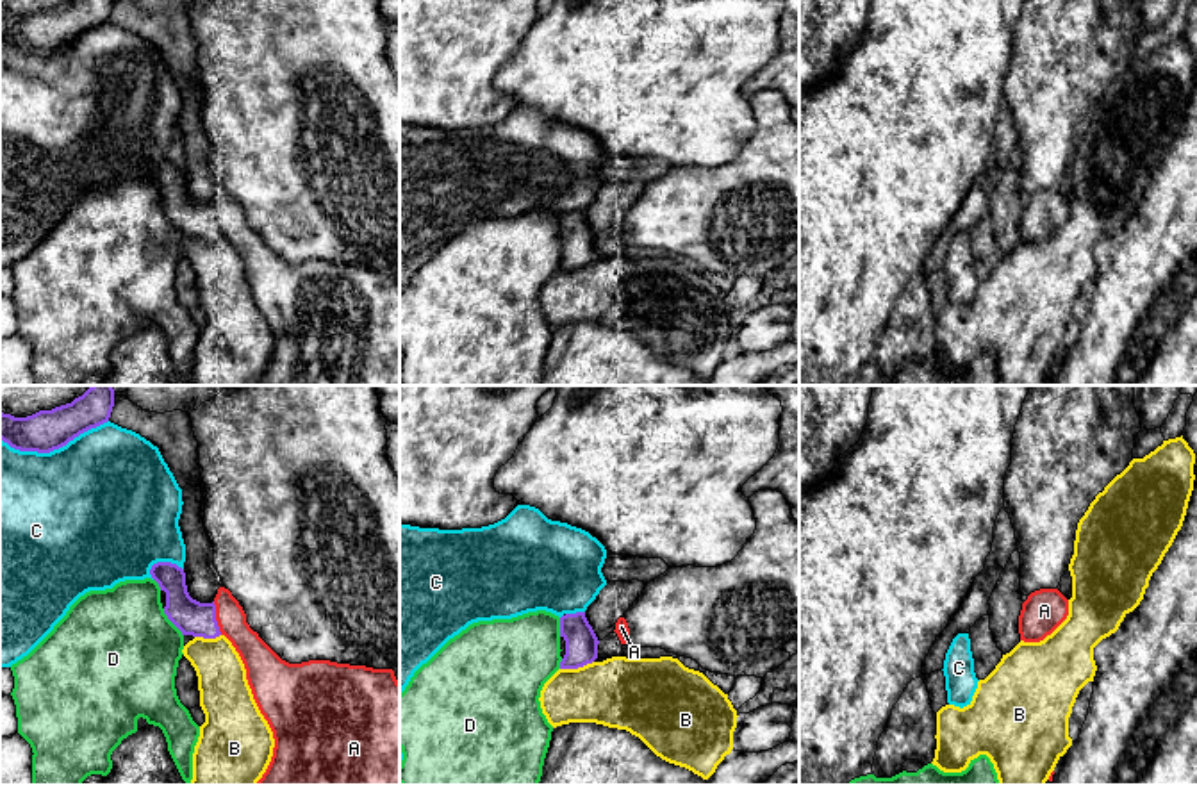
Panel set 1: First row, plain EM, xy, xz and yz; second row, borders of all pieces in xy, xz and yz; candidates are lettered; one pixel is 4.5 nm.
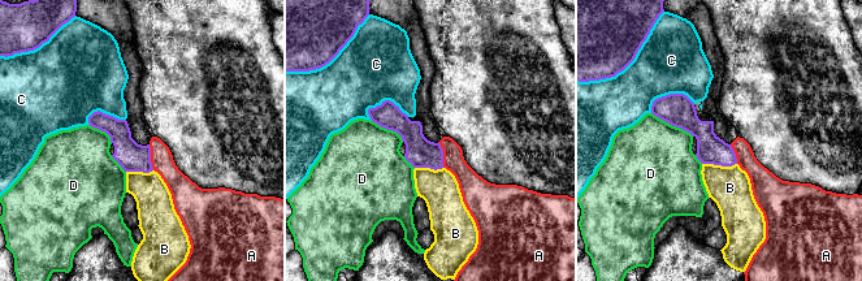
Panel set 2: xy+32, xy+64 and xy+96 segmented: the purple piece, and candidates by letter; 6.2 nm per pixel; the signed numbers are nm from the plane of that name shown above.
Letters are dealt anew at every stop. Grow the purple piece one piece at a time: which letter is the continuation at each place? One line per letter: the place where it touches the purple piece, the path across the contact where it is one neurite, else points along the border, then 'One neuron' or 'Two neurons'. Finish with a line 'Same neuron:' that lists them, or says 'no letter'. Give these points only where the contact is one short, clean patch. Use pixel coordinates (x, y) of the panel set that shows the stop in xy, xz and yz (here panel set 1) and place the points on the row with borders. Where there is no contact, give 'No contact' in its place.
A: Touches purple at xy (214, 618). One neuron
B: Touches purple at xz (577, 668). Two neurons
C: Touches purple at xy (54, 448). Two neurons
D: Touches purple at xy (172, 621). Two neurons
Same neuron: A

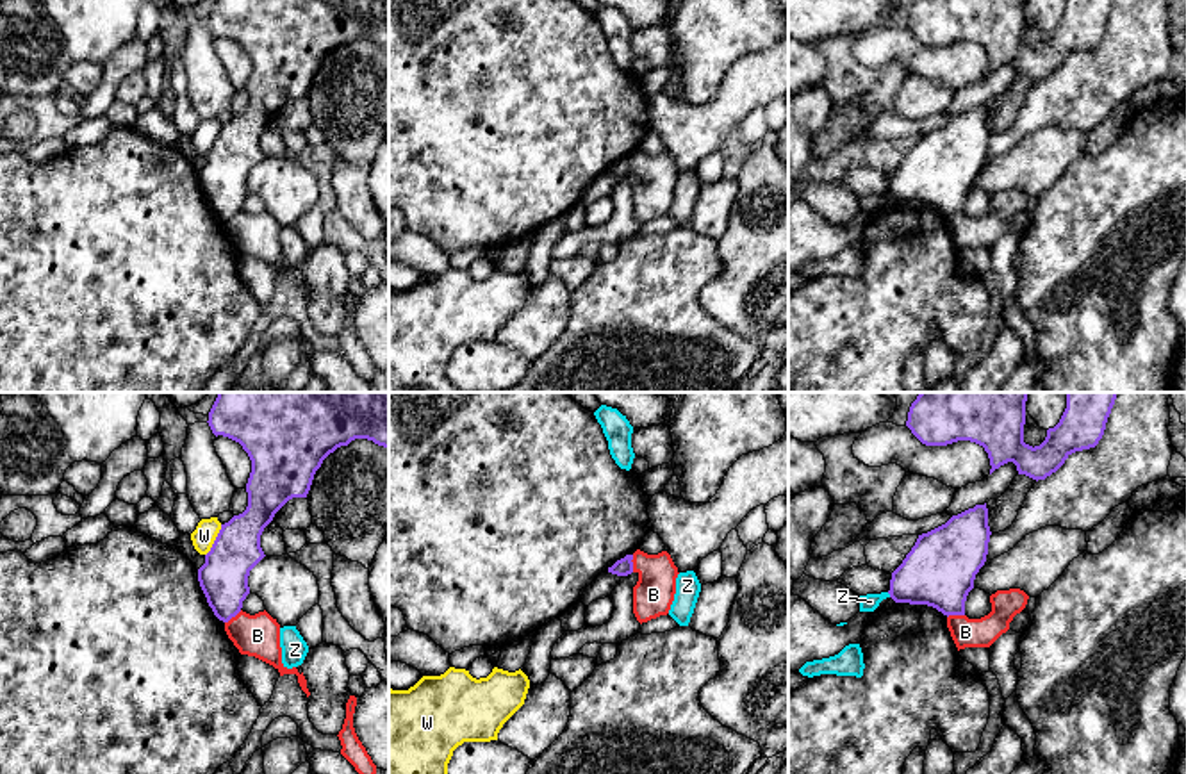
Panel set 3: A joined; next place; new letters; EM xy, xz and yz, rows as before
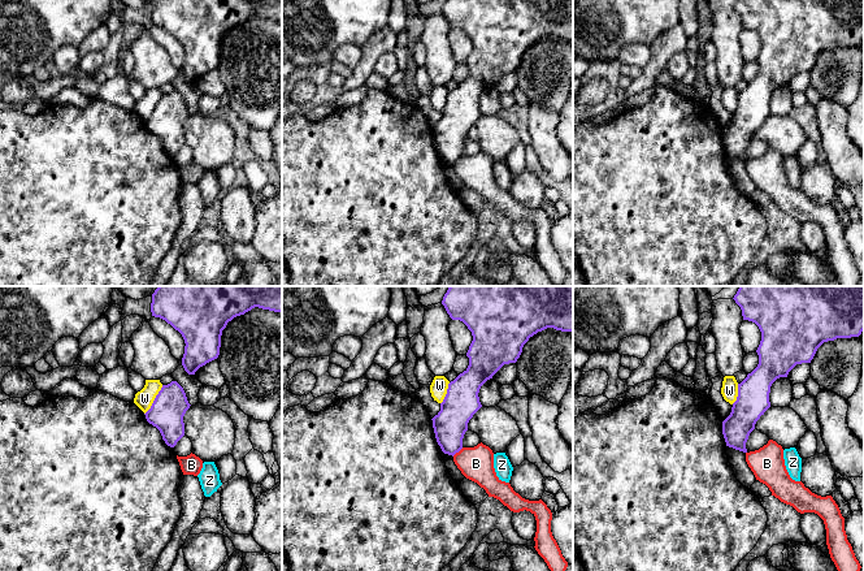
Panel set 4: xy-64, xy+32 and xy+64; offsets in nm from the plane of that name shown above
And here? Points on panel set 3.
B: Touches purple at xz (632, 564). Boundary: xz (634, 555), (632, 571). Two neurons
W: Touches purple at xy (214, 541). Boundary: xy (222, 525), (205, 555). Two neurons
Z: Touches purple at yz (889, 592). Boundary: yz (887, 592), (890, 596). Two neurons
Same neuron: no letter

